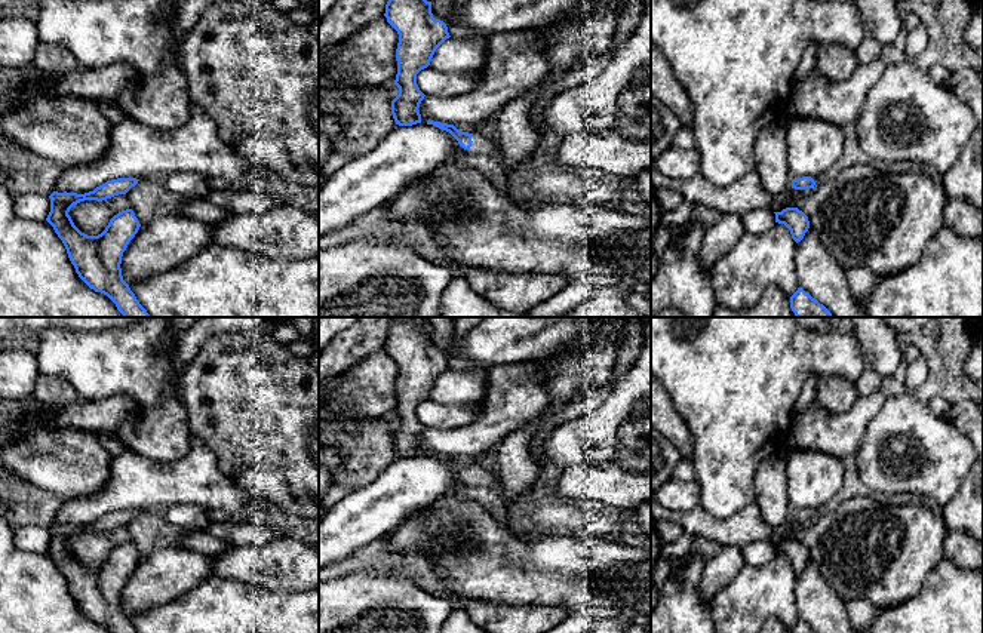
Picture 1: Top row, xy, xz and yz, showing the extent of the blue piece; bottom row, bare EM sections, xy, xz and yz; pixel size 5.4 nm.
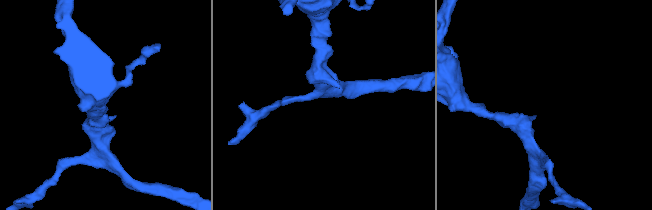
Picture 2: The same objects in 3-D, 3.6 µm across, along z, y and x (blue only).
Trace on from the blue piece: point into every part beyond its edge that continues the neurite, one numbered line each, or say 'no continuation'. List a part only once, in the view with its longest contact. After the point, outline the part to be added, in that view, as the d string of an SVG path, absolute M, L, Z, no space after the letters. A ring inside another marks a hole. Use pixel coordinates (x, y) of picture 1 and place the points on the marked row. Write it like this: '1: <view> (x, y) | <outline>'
1: xz (481, 144) | M477 132L471 133L471 147L469 150L464 150L461 147L461 151L466 154L485 154L495 159L501 166L504 165L503 153L498 147L498 144L492 138L486 138Z

